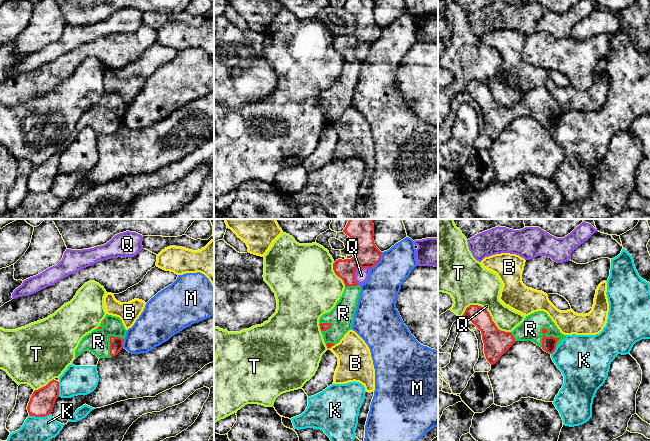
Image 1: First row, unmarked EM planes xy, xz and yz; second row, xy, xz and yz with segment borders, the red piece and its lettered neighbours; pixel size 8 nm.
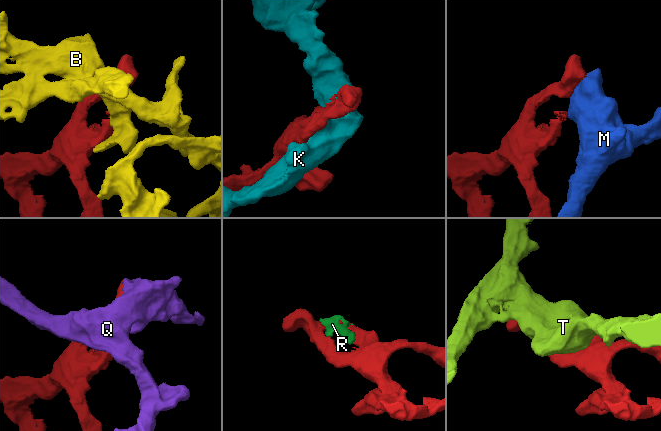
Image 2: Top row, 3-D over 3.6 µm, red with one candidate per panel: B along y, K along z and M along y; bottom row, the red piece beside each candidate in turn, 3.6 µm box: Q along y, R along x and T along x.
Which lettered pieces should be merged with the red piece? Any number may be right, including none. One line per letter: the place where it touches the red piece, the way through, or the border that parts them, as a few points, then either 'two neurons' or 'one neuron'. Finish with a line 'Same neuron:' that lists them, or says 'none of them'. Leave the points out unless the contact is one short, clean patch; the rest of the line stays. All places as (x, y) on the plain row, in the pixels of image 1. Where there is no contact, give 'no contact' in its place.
B: xz (331, 122) | along xz (335, 120), (328, 124) | two neurons
K: xy (39, 192) | two neurons
M: xz (378, 37) | two neurons
Q: xz (355, 47) | two neurons
R: yz (545, 112) | one neuron
T: yz (495, 101) | two neurons
Same neuron: R

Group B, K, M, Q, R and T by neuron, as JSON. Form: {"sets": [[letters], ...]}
{"sets": [["B"], ["K"], ["M"], ["Q"], ["R"], ["T"]]}

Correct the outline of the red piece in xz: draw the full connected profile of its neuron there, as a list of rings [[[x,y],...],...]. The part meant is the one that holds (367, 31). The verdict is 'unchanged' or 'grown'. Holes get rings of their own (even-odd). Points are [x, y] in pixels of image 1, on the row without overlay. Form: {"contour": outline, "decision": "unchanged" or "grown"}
{"contour": [[[347,0],[343,8],[355,17],[356,25],[351,35],[338,35],[333,39],[333,46],[343,56],[345,65],[335,83],[319,95],[328,125],[339,119],[352,105],[361,69],[361,63],[355,57],[355,48],[360,44],[371,45],[382,31],[374,19],[374,0]]], "decision": "grown"}

